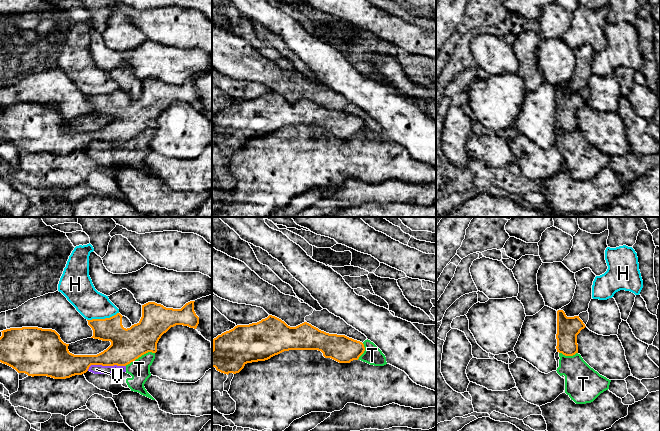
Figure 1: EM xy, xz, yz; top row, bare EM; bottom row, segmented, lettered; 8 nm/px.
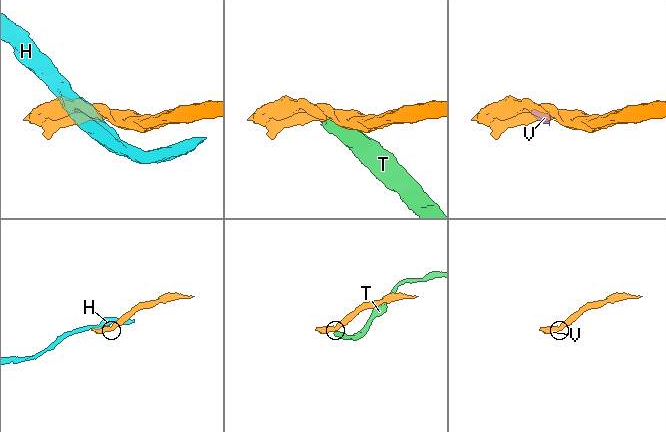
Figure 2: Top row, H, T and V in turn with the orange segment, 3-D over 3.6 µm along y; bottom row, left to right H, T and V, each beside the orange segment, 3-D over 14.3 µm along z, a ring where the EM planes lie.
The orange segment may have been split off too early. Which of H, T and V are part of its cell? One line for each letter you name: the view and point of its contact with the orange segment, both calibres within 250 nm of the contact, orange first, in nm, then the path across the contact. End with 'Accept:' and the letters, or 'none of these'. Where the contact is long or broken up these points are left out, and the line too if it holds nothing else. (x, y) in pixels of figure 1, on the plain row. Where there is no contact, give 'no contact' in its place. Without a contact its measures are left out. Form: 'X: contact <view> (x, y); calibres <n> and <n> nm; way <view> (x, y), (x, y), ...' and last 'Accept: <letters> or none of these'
Accept: none of these

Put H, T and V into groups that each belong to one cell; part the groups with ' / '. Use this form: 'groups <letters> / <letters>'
groups H / T V

